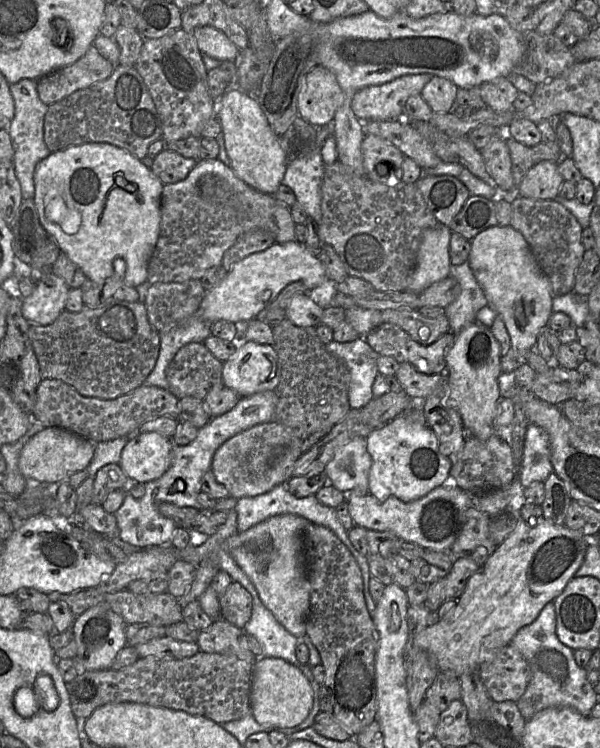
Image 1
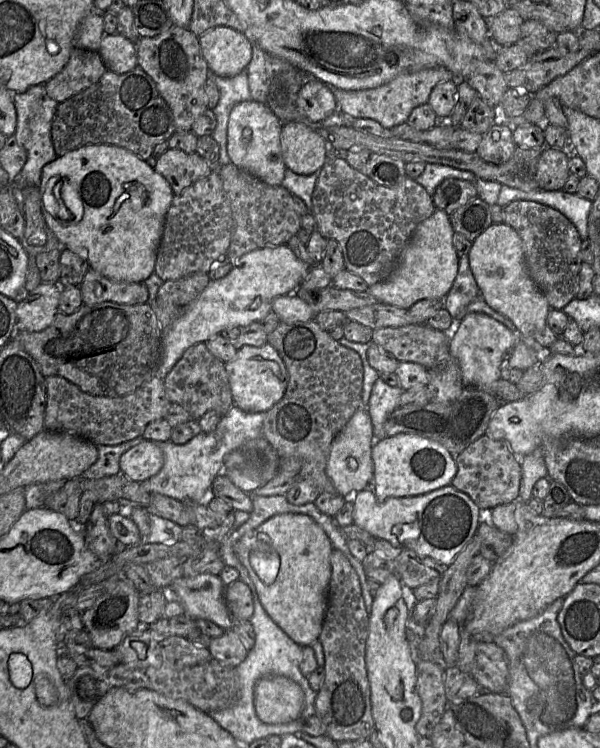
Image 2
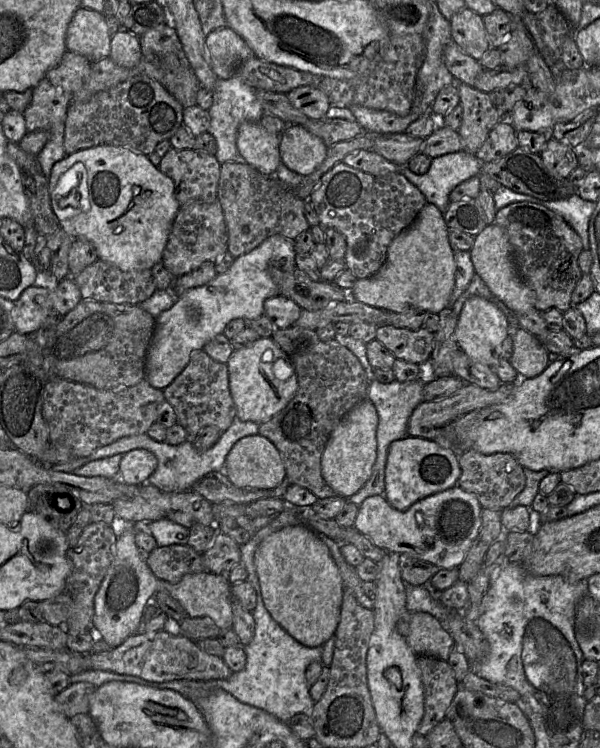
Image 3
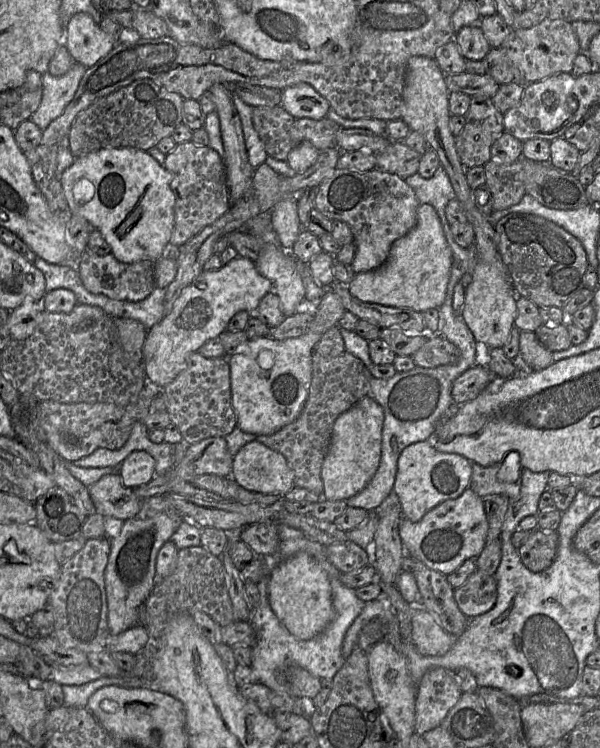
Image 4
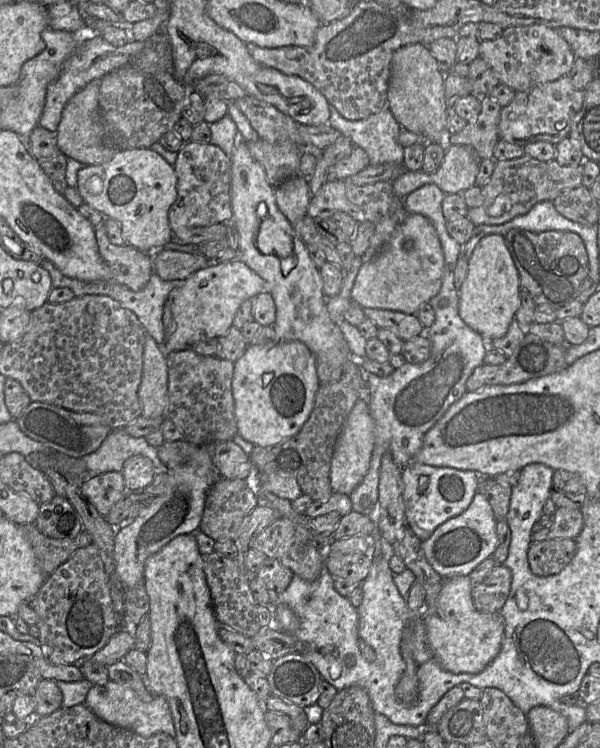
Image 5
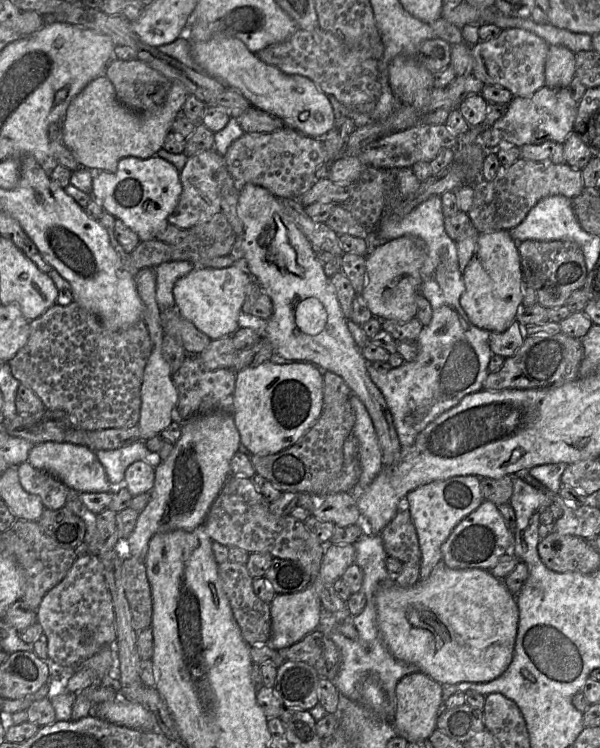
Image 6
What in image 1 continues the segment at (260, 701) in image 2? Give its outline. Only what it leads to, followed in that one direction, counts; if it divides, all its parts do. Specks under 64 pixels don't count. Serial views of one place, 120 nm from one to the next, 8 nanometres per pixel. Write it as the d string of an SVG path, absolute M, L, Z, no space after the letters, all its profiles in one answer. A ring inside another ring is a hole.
M257 657L252 671L250 705L252 715L259 724L276 729L292 728L309 715L313 690L302 671L293 664L281 658Z

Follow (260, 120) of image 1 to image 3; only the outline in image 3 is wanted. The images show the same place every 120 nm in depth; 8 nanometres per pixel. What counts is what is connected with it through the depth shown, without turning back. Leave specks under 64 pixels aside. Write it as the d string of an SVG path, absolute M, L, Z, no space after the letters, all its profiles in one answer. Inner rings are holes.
M243 122L239 126L237 148L243 161L266 176L274 176L282 162L280 136L267 131L260 122Z

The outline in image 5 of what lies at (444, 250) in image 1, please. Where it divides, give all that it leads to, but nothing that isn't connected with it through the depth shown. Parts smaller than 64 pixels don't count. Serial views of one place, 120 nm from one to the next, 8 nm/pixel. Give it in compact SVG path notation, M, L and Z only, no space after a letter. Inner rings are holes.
M409 213L380 251L362 263L351 300L362 308L416 315L423 304L439 293L443 273L444 253L435 227L425 216Z

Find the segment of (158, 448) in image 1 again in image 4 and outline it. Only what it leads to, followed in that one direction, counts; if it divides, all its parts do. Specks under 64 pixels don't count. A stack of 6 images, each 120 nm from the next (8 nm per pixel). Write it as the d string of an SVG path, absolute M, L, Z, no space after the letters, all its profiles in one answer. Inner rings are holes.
M133 451L118 468L124 486L134 489L149 483L155 476L155 464L149 453Z

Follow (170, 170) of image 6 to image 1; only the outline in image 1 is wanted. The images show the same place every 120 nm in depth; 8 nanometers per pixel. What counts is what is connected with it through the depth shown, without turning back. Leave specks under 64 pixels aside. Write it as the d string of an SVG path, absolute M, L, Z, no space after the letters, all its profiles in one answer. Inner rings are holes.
M89 142L80 145L70 146L66 149L51 152L41 160L34 172L35 196L34 202L37 208L40 221L44 228L55 238L59 248L84 272L88 279L104 284L106 279L114 274L113 263L115 260L122 260L125 263L123 284L128 287L136 287L147 280L148 263L156 246L161 223L161 198L164 184L157 175L142 163L135 155L124 148L120 148L106 142Z

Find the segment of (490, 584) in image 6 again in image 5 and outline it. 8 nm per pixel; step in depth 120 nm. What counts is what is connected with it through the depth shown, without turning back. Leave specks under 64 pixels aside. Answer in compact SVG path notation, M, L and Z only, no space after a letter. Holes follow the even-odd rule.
M469 576L445 578L436 605L425 614L425 626L433 657L453 674L482 672L499 654L505 622L499 612L484 613L476 609Z

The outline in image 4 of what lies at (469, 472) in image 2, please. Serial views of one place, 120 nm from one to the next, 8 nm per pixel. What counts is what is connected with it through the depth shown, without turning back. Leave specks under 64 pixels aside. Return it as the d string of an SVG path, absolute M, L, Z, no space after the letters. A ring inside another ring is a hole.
M516 451L509 452L501 462L491 466L472 463L469 488L481 498L489 494L513 498L520 493L522 469L519 453Z

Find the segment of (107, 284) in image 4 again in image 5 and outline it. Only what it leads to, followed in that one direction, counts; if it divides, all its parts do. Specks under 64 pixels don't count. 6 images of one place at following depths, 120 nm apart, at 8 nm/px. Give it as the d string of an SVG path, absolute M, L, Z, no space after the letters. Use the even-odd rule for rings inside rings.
M106 219L95 227L100 256L110 269L110 281L127 286L132 291L141 290L153 272L151 254L130 245L114 245L107 236Z

